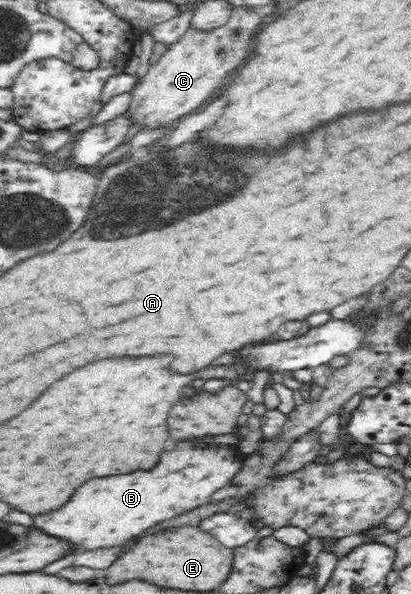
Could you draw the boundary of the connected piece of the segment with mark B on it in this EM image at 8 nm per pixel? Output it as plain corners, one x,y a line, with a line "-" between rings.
178,444
176,450
166,452
158,468
150,472
138,470
126,476
90,480
90,484
86,484
86,488
82,488
82,492
62,508
32,516
32,526
42,530
46,536
68,544
68,550
62,556
80,556
94,550
124,546
144,530
194,504
202,504
212,492
226,486
242,462
238,452
233,452
231,447
222,445
194,452
188,444

